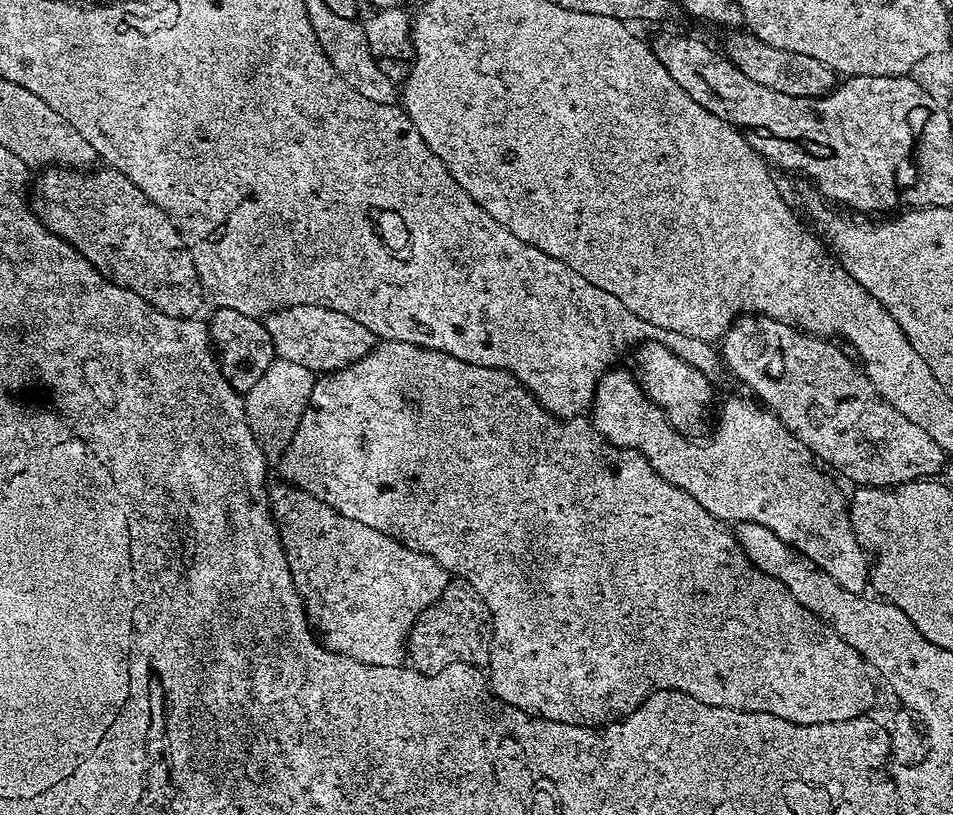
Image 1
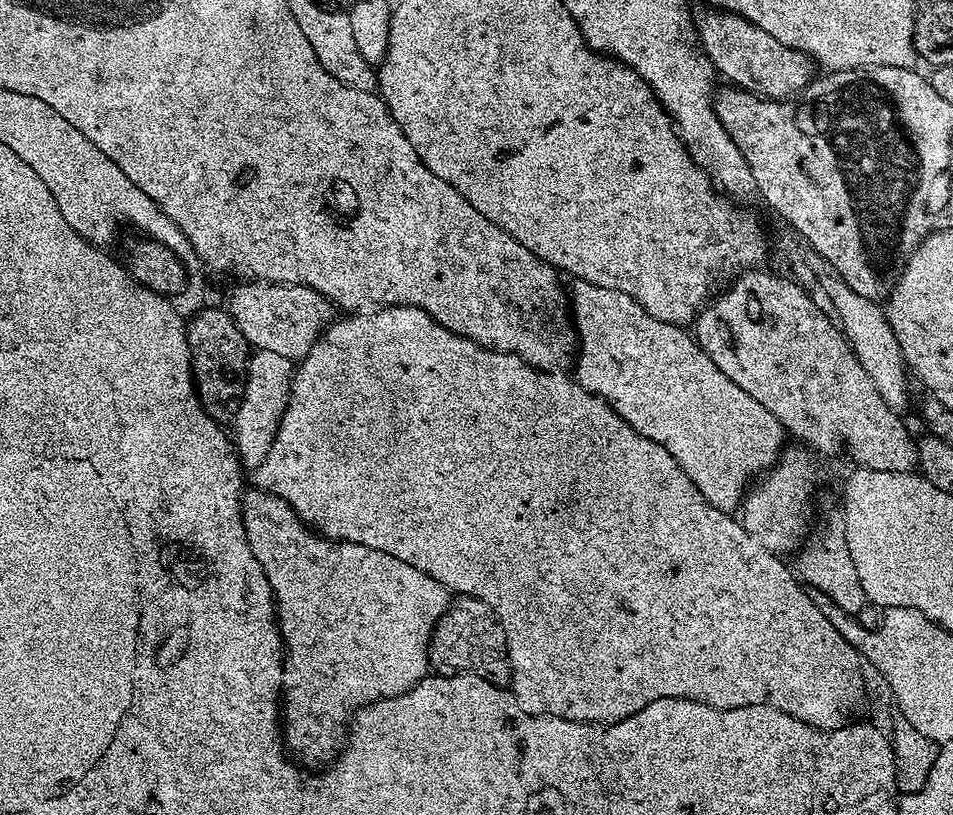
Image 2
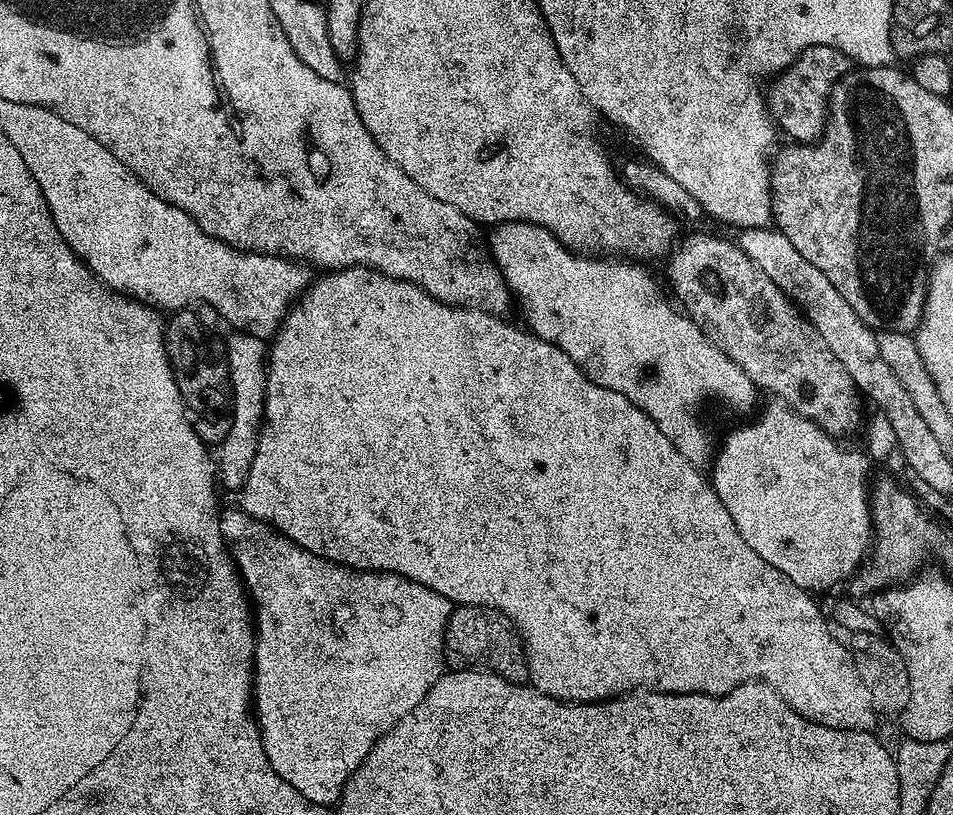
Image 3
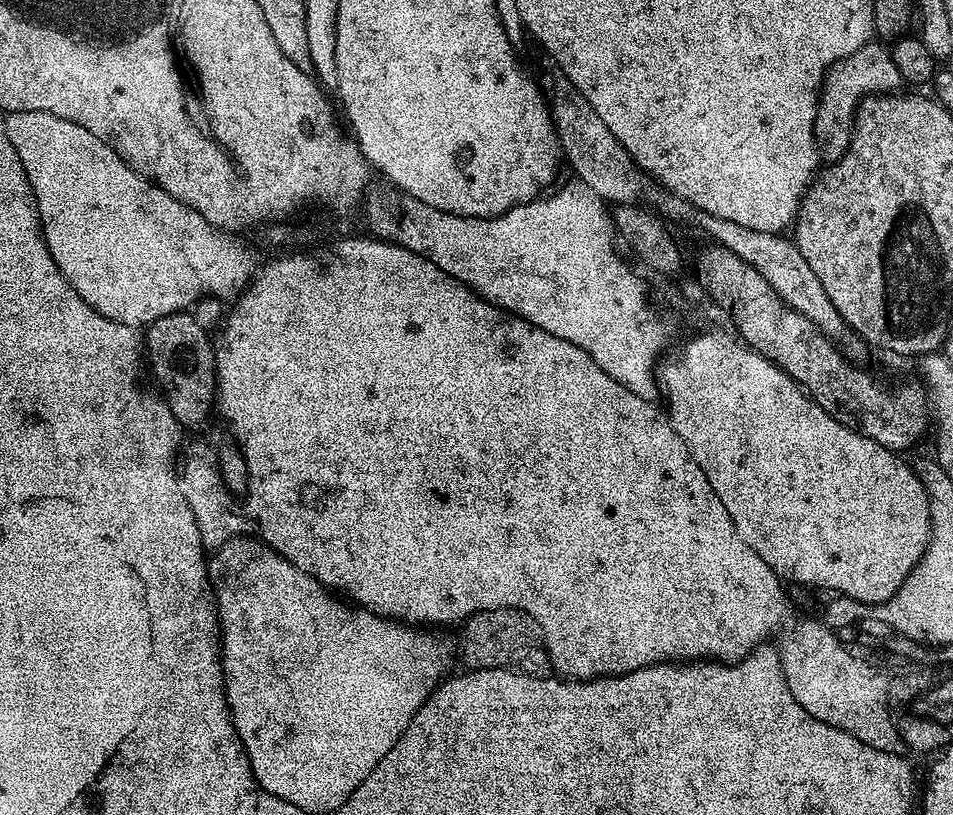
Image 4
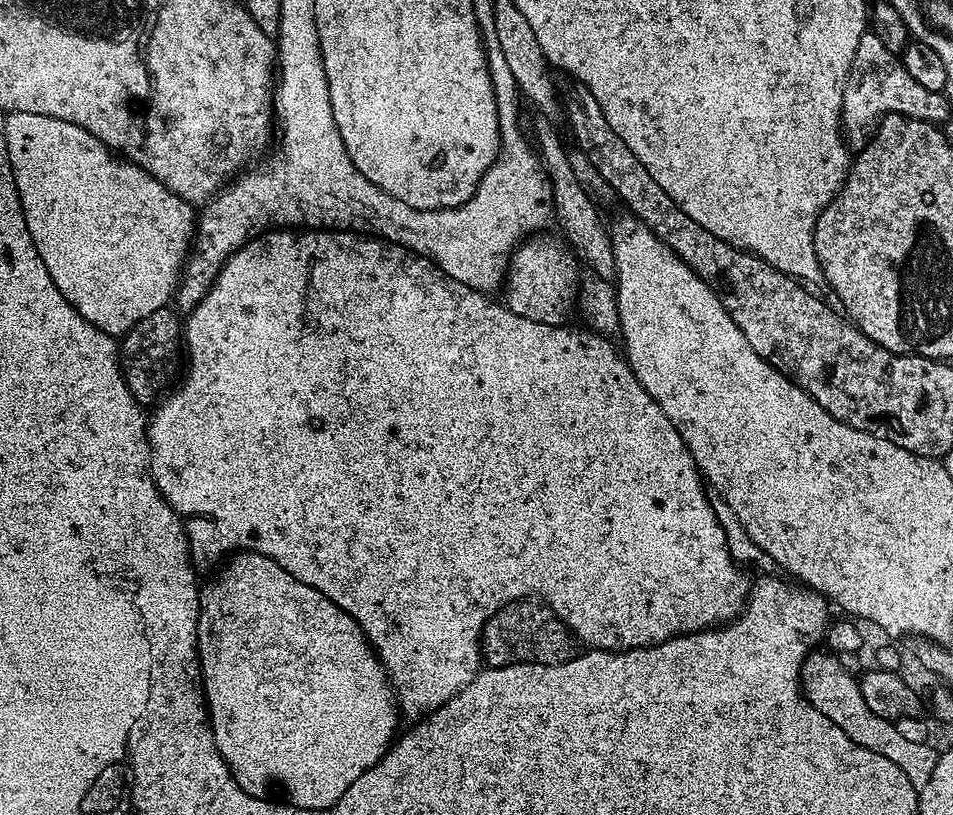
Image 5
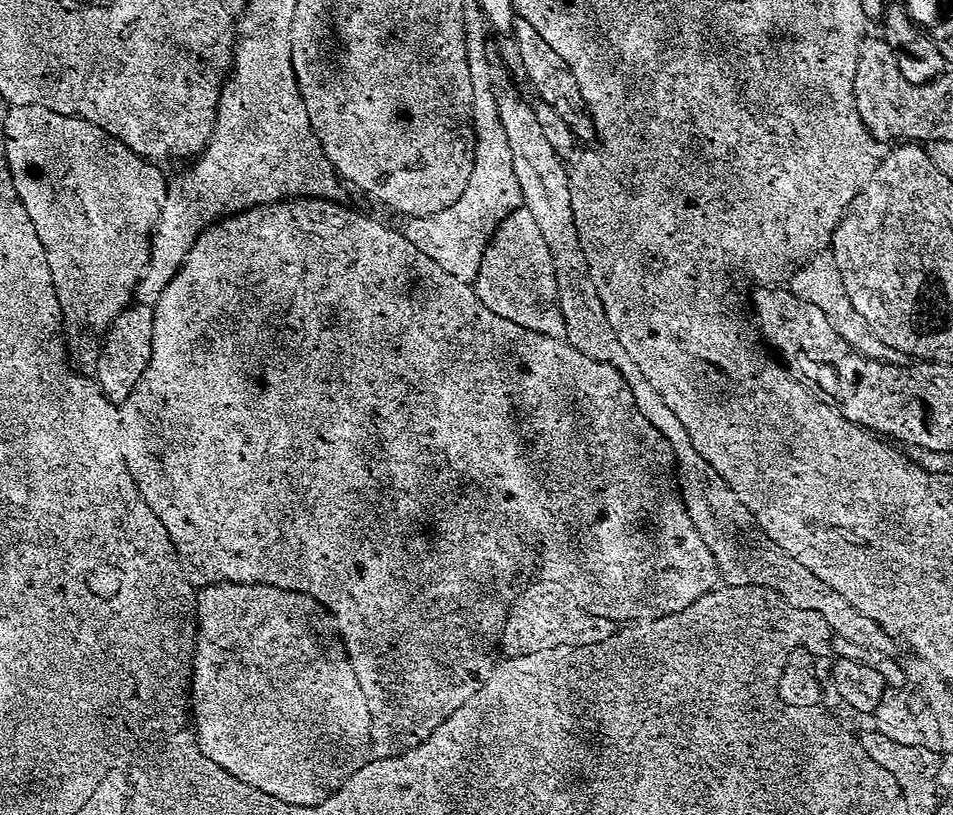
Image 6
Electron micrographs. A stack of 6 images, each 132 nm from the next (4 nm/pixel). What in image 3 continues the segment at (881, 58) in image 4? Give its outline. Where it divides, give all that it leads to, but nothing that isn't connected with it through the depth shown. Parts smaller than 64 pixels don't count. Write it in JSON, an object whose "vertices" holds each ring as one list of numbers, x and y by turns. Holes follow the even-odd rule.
{"vertices":[[810,46,799,56,799,58,784,69,775,77,776,85,772,88,772,96,767,97,766,104,770,109,770,114,774,119,774,123,781,133,784,132,789,137,789,141,798,144,815,144,825,135,828,126,828,99,832,97,834,86,848,75,850,71,850,61,846,54,842,54,842,50,838,50,834,46]]}

